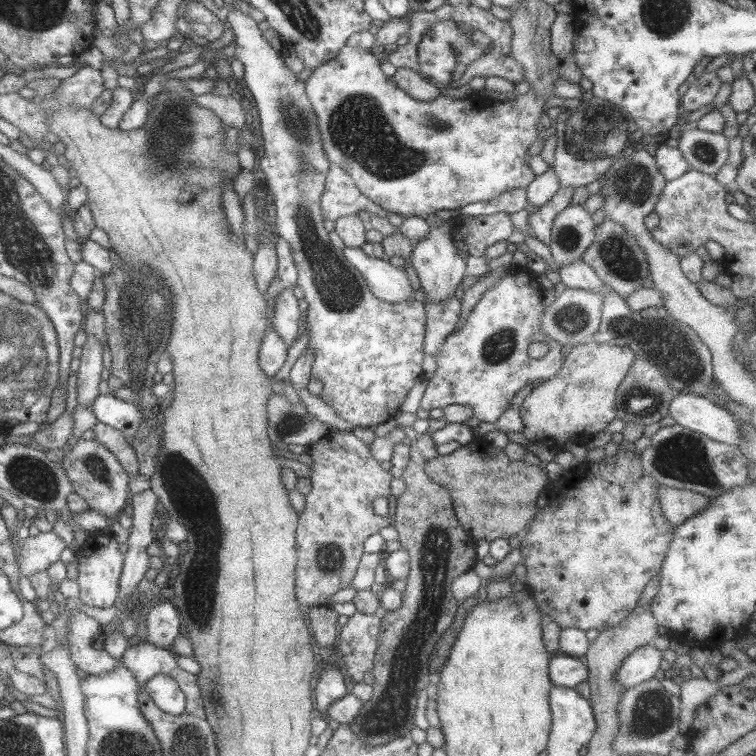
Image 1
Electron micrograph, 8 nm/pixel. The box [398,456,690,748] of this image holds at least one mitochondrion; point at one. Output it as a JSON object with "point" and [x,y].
{"point":[653,715]}

